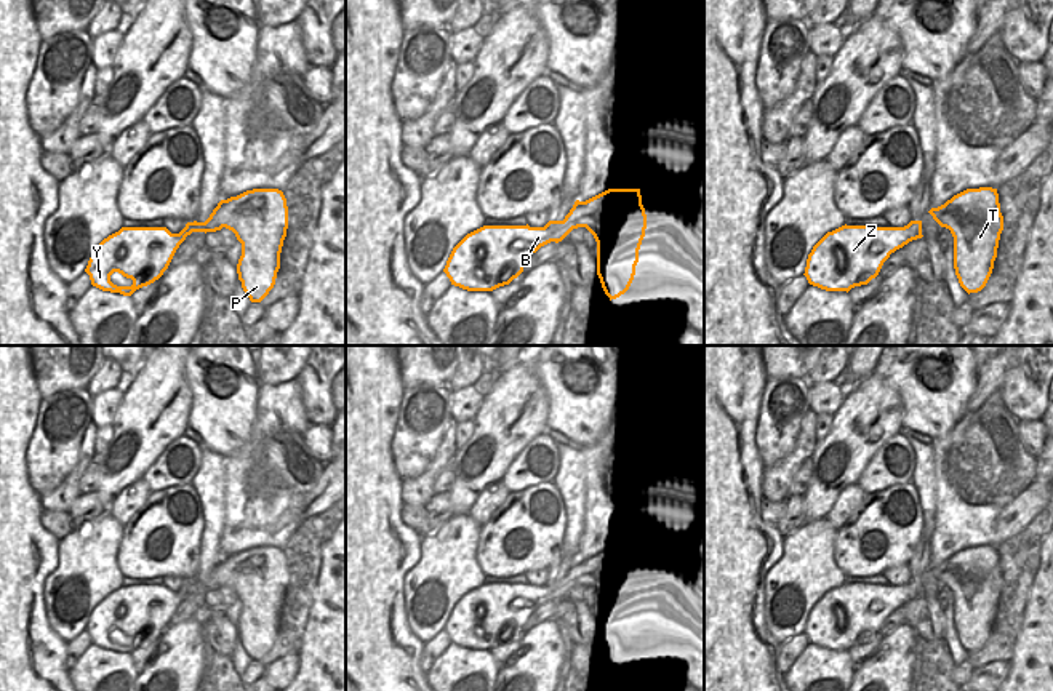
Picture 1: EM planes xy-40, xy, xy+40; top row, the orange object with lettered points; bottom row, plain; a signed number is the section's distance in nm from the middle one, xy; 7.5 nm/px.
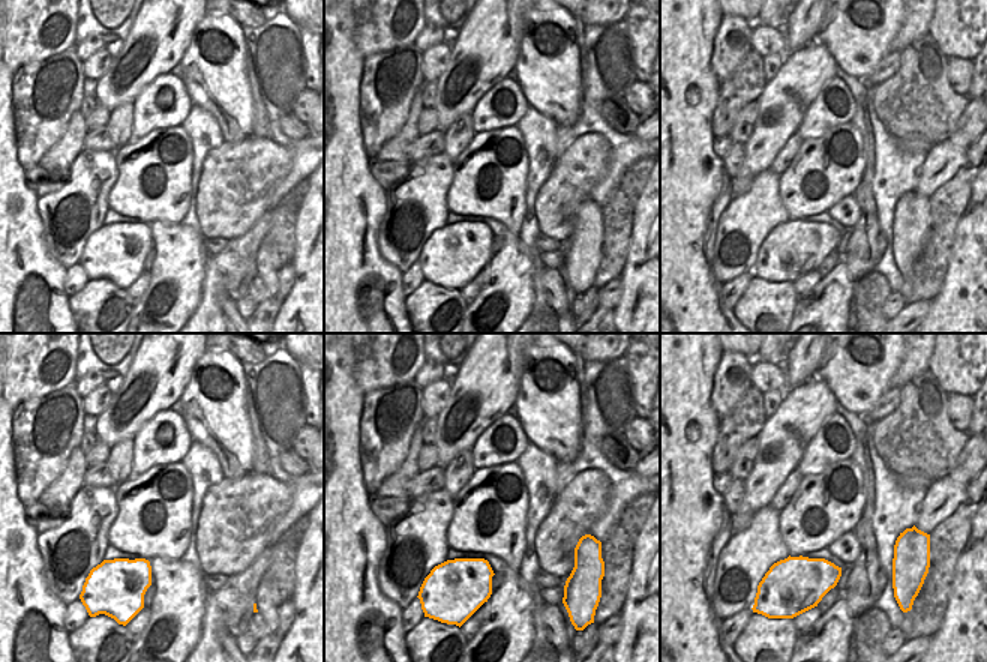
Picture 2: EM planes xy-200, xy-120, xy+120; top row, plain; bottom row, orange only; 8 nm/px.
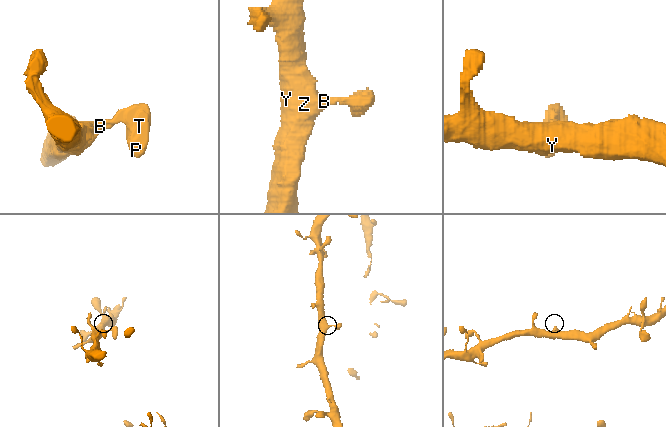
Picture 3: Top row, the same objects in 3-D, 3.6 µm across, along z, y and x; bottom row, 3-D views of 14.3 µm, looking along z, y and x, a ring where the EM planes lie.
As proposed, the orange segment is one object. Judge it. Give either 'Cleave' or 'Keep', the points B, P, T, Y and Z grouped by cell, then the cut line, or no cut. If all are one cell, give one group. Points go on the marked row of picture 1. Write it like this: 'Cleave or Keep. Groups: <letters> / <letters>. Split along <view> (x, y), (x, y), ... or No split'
Keep. Groups: B P T Y Z. No split.

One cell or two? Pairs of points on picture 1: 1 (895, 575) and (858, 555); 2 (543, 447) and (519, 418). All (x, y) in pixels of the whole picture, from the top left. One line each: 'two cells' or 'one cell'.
1: two cells
2: two cells

